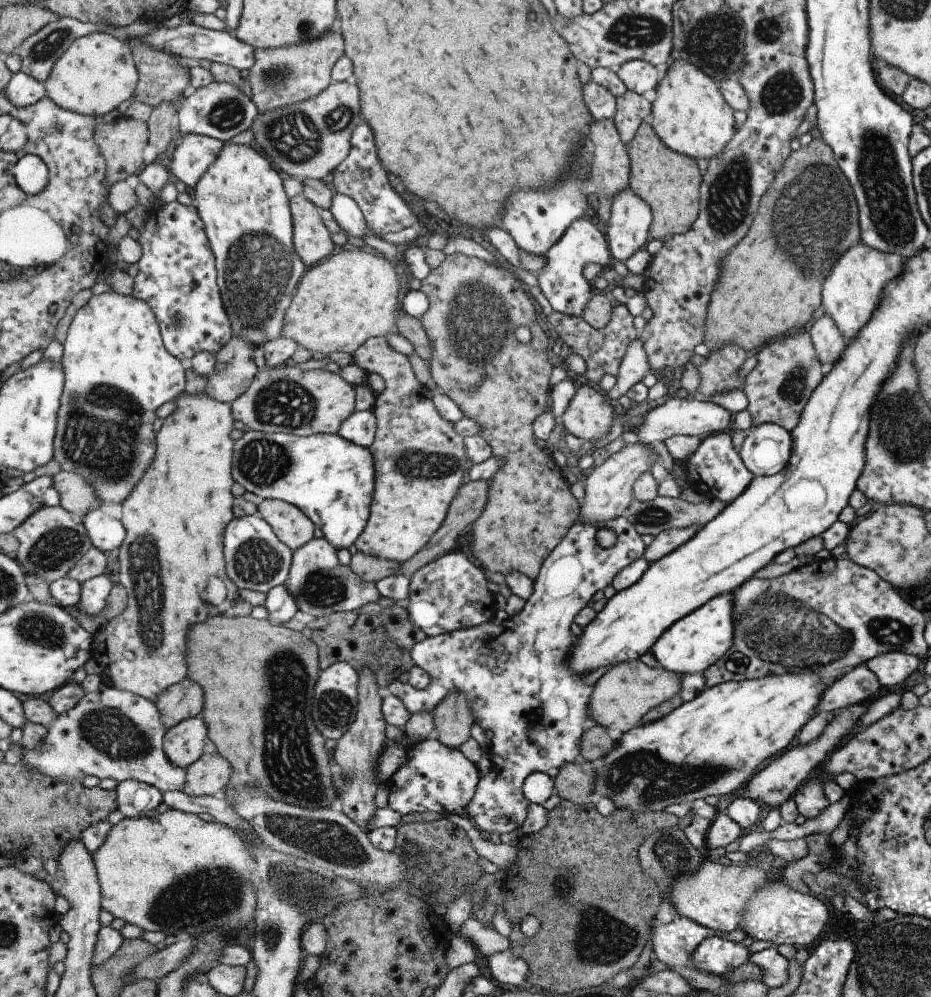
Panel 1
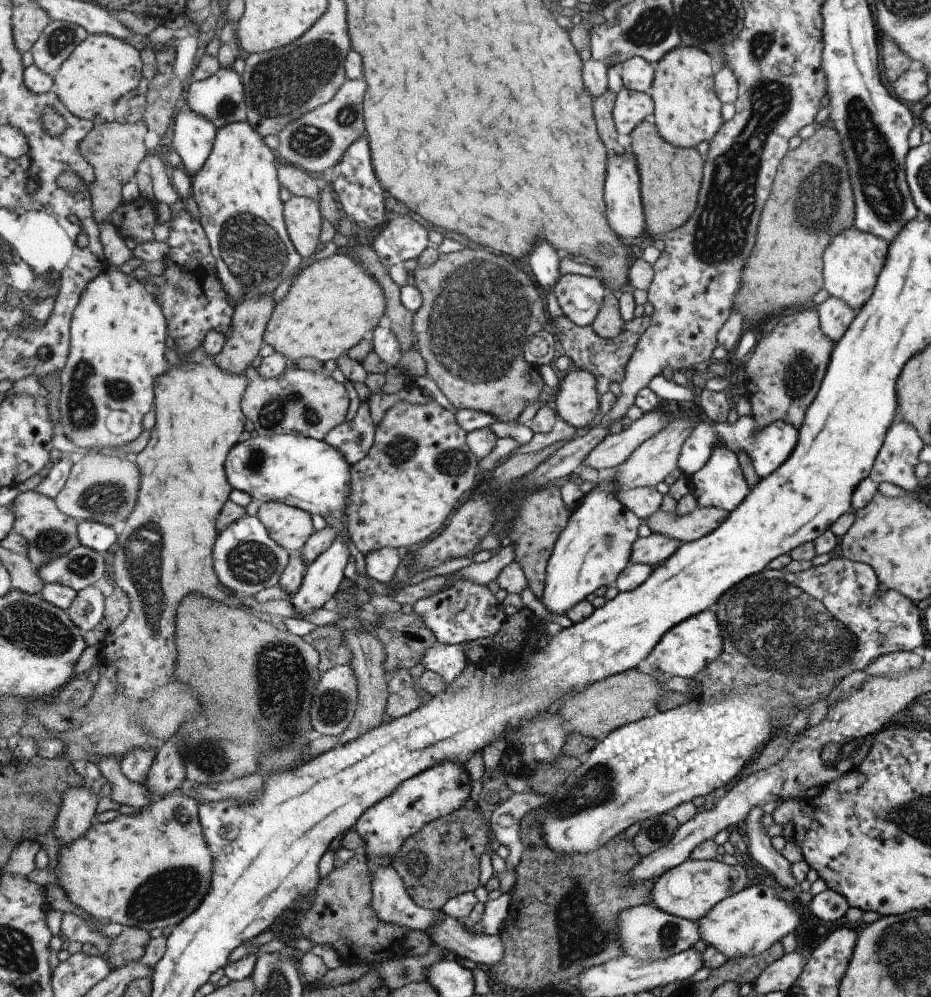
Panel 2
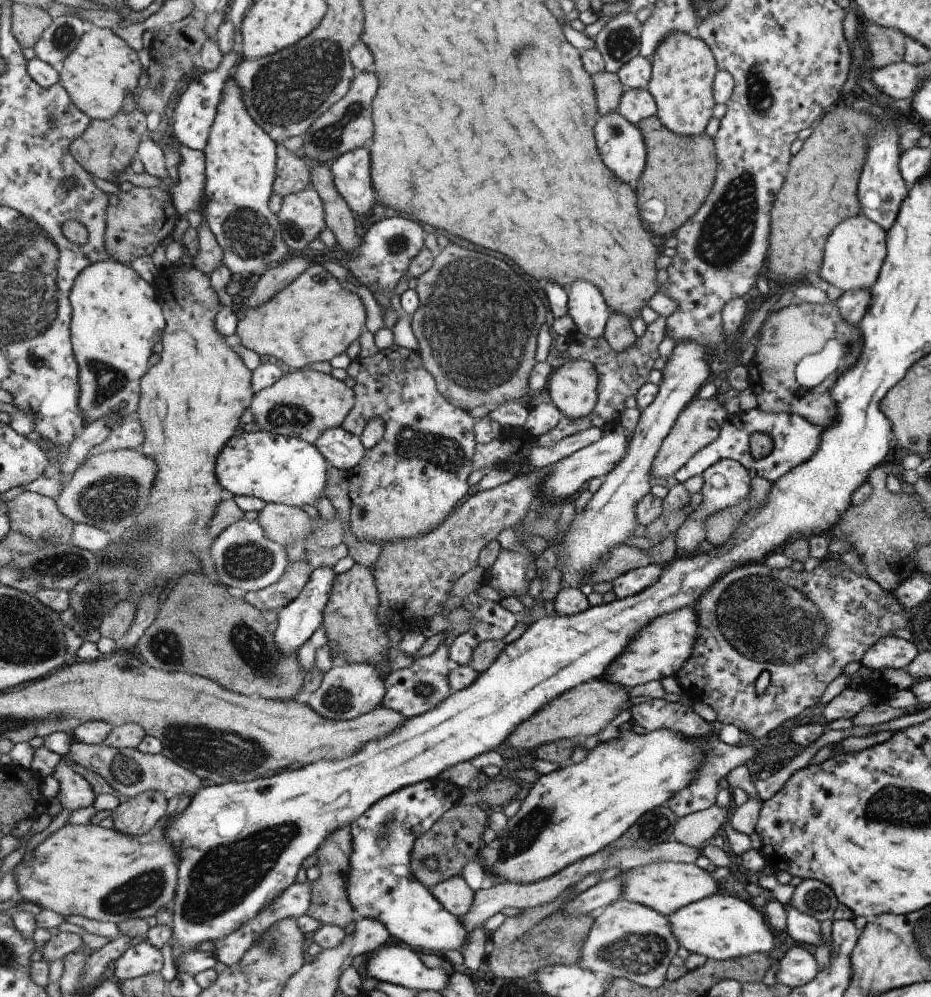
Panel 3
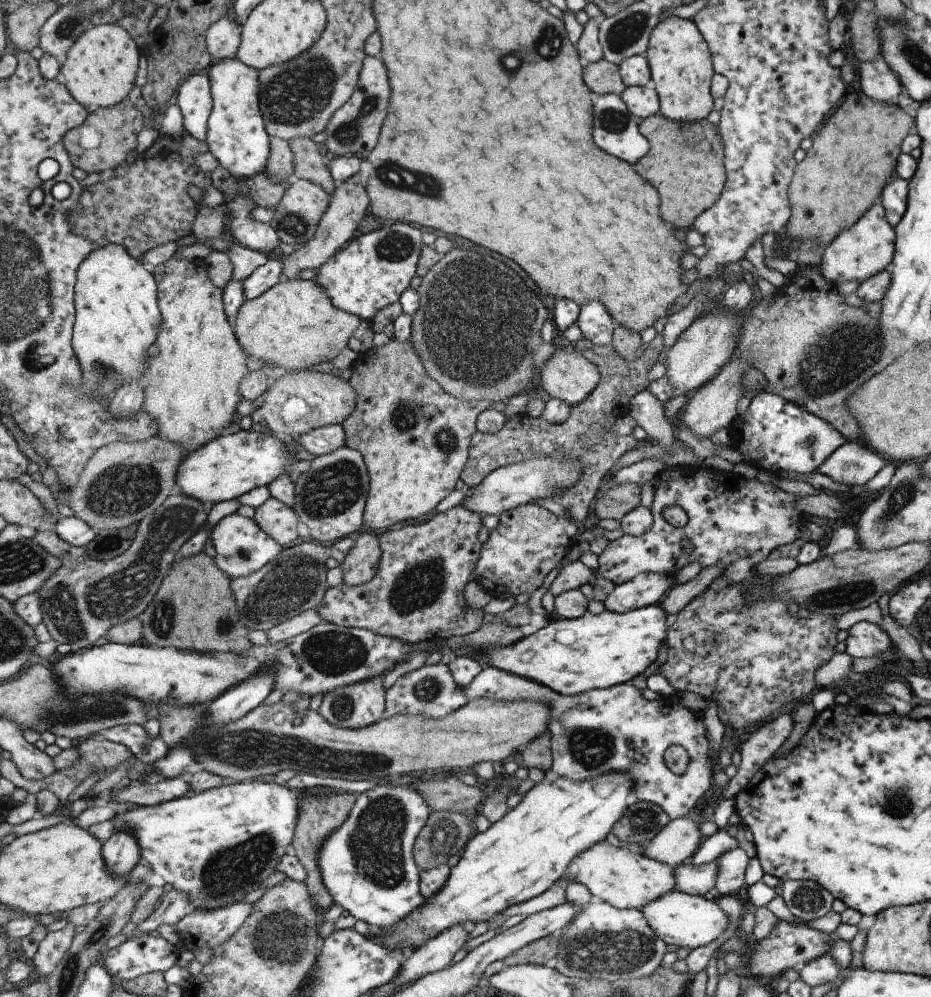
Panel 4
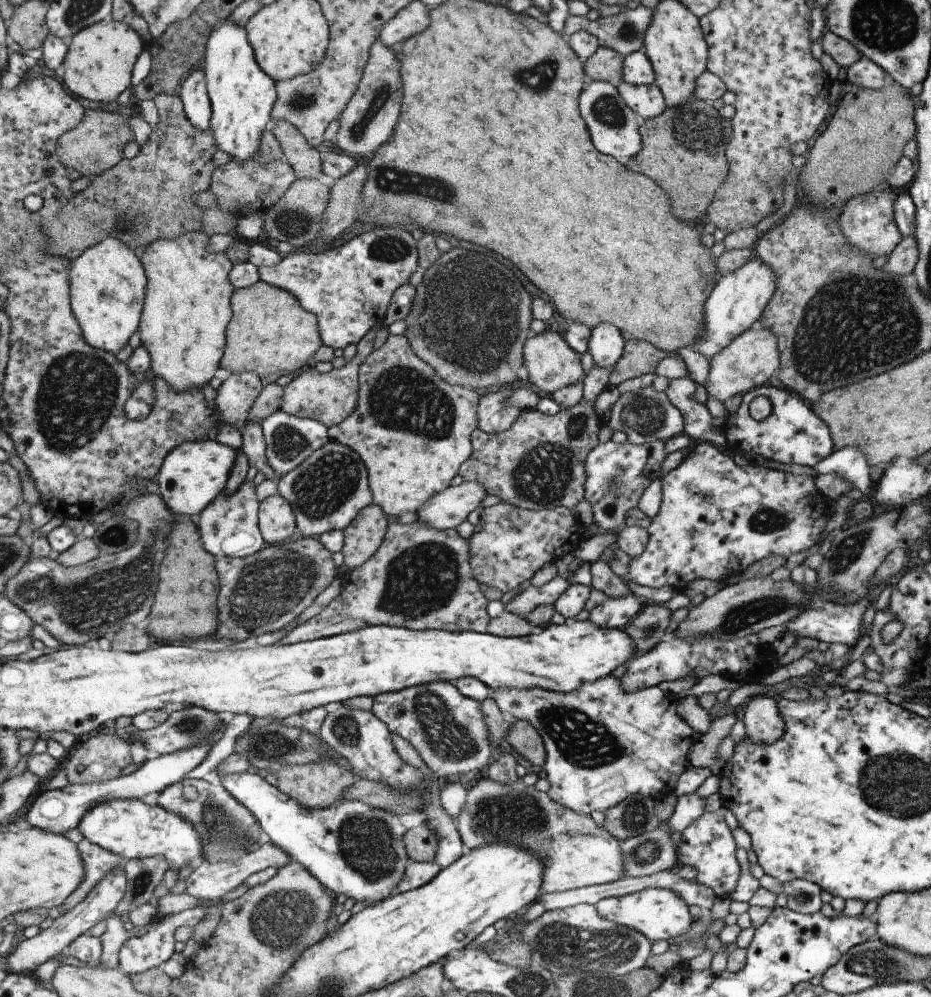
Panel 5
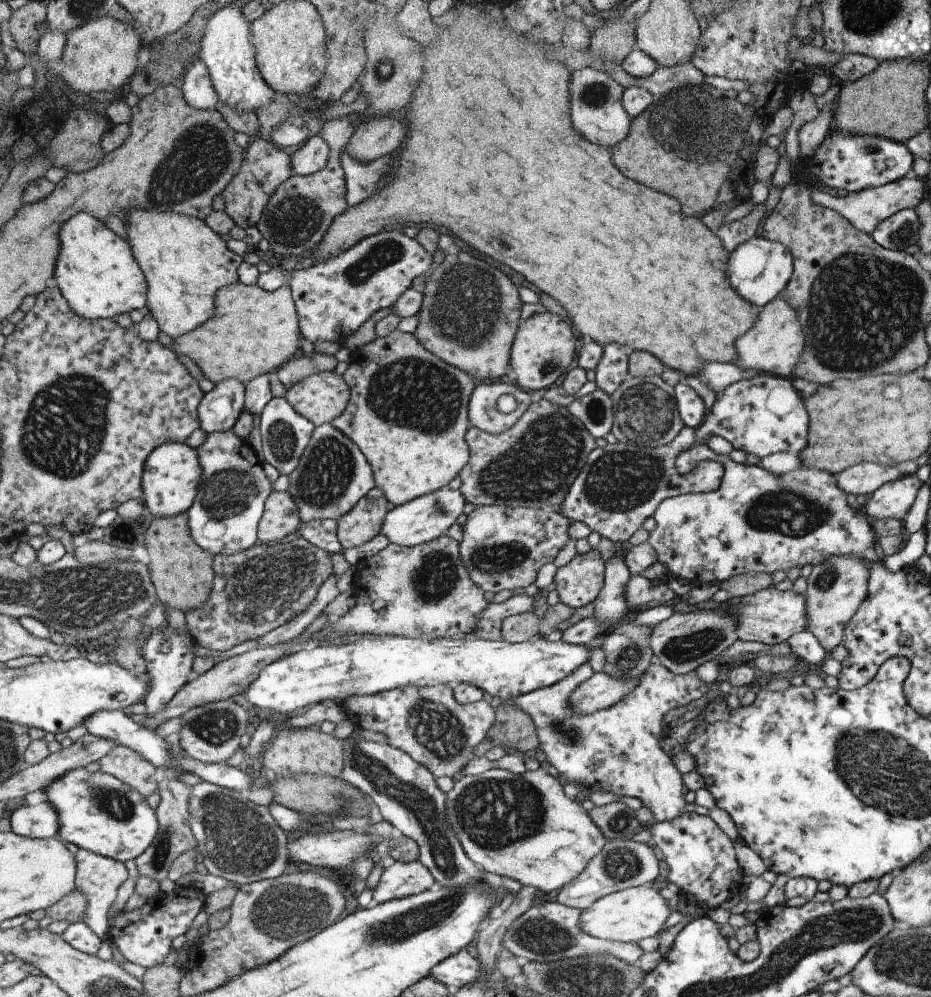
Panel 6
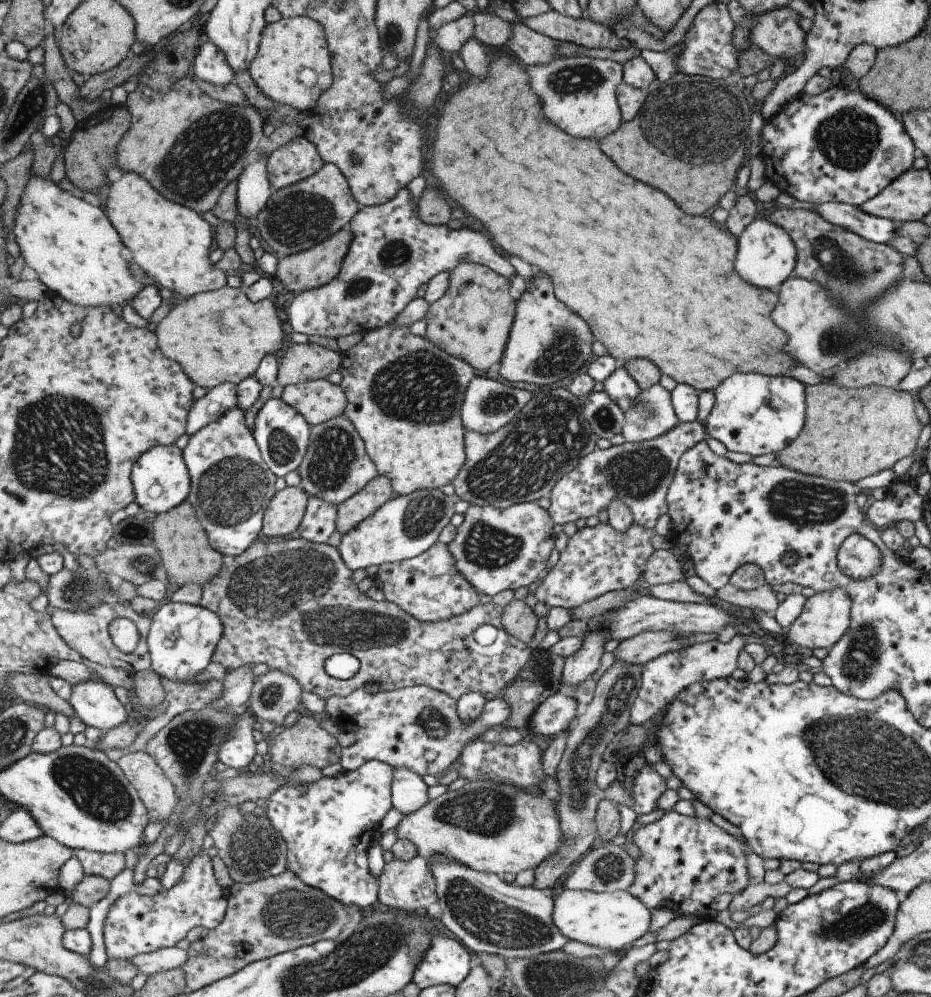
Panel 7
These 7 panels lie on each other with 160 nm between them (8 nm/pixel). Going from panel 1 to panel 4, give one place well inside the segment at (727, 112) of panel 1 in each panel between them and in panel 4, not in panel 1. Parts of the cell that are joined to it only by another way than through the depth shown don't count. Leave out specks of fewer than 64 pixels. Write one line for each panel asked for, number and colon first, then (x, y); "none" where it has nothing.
2: (686, 110)
3: (682, 67)
4: (679, 62)

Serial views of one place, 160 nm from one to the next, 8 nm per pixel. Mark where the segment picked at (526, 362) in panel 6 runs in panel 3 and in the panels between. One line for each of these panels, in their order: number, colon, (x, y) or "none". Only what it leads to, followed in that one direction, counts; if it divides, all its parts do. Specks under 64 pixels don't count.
3: (571, 386)
4: (567, 376)
5: (550, 363)

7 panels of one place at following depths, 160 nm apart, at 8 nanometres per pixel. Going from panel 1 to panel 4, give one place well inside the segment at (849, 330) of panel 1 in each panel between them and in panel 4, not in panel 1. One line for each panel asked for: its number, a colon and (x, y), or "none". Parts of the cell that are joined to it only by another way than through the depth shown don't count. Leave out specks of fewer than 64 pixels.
2: (852, 260)
3: (853, 253)
4: (866, 248)

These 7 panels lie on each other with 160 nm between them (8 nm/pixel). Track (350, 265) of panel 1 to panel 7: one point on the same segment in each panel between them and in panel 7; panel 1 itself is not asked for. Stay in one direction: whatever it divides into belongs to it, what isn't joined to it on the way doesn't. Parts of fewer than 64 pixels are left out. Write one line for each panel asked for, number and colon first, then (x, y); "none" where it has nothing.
2: (332, 305)
3: (315, 318)
4: (294, 325)
5: (271, 331)
6: (252, 331)
7: (221, 336)

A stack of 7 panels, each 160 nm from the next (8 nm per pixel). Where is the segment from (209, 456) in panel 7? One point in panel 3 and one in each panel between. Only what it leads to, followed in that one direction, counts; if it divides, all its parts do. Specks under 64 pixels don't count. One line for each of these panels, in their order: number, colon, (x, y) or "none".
3: (244, 557)
4: (242, 547)
5: (230, 527)
6: (225, 519)

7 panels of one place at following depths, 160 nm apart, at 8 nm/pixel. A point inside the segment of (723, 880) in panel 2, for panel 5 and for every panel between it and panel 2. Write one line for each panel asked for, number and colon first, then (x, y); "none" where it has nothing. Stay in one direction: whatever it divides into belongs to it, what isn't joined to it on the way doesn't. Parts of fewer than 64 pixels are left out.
3: (663, 887)
4: (623, 880)
5: (576, 852)

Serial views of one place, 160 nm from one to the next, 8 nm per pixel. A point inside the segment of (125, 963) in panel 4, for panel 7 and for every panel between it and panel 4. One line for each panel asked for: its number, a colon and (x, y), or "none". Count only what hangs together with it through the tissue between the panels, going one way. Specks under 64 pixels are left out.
5: (156, 945)
6: (144, 935)
7: (135, 924)

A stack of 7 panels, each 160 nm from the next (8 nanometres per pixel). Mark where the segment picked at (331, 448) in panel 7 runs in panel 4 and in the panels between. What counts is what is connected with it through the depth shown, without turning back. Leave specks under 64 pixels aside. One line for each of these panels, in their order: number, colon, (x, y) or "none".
4: (332, 489)
5: (327, 492)
6: (333, 475)

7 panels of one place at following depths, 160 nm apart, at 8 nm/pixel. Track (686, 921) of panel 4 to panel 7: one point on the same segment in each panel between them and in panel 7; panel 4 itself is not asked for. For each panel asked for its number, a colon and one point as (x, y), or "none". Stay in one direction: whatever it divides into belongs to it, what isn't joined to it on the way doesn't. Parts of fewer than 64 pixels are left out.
5: (656, 913)
6: (625, 916)
7: (610, 920)

